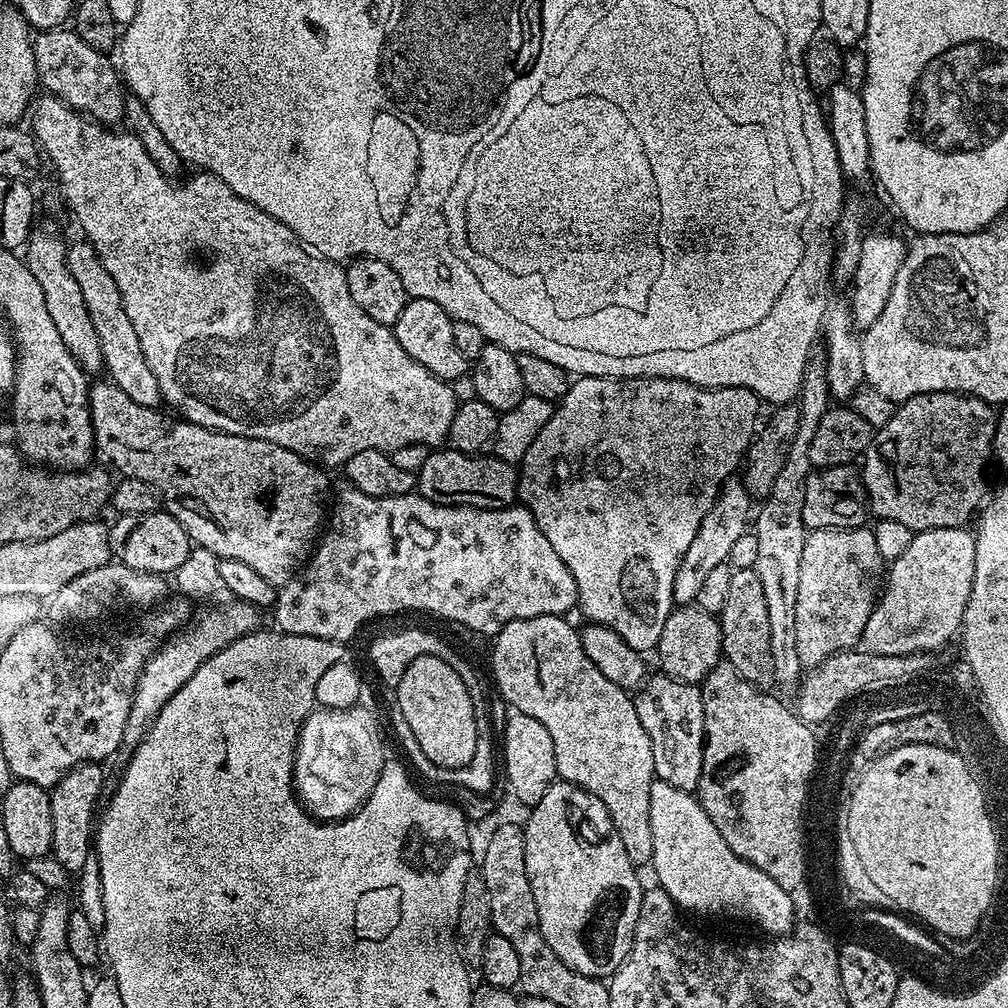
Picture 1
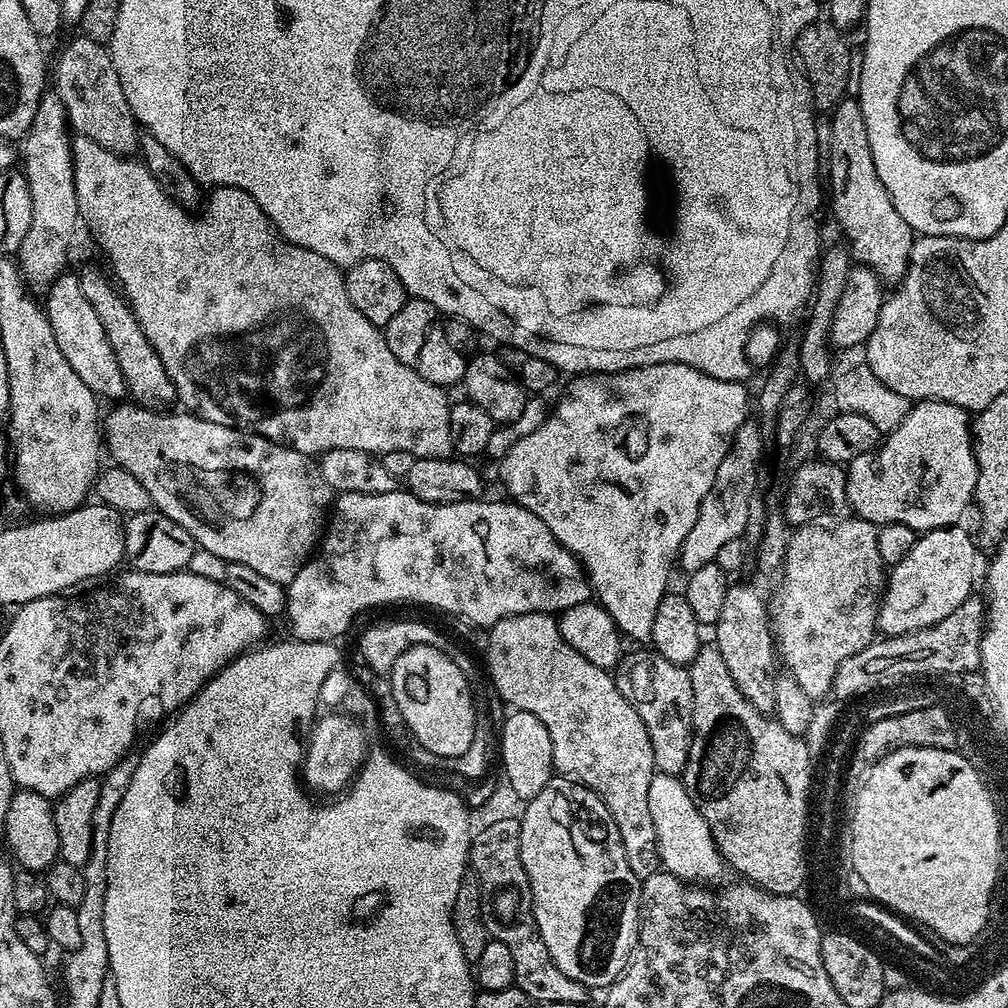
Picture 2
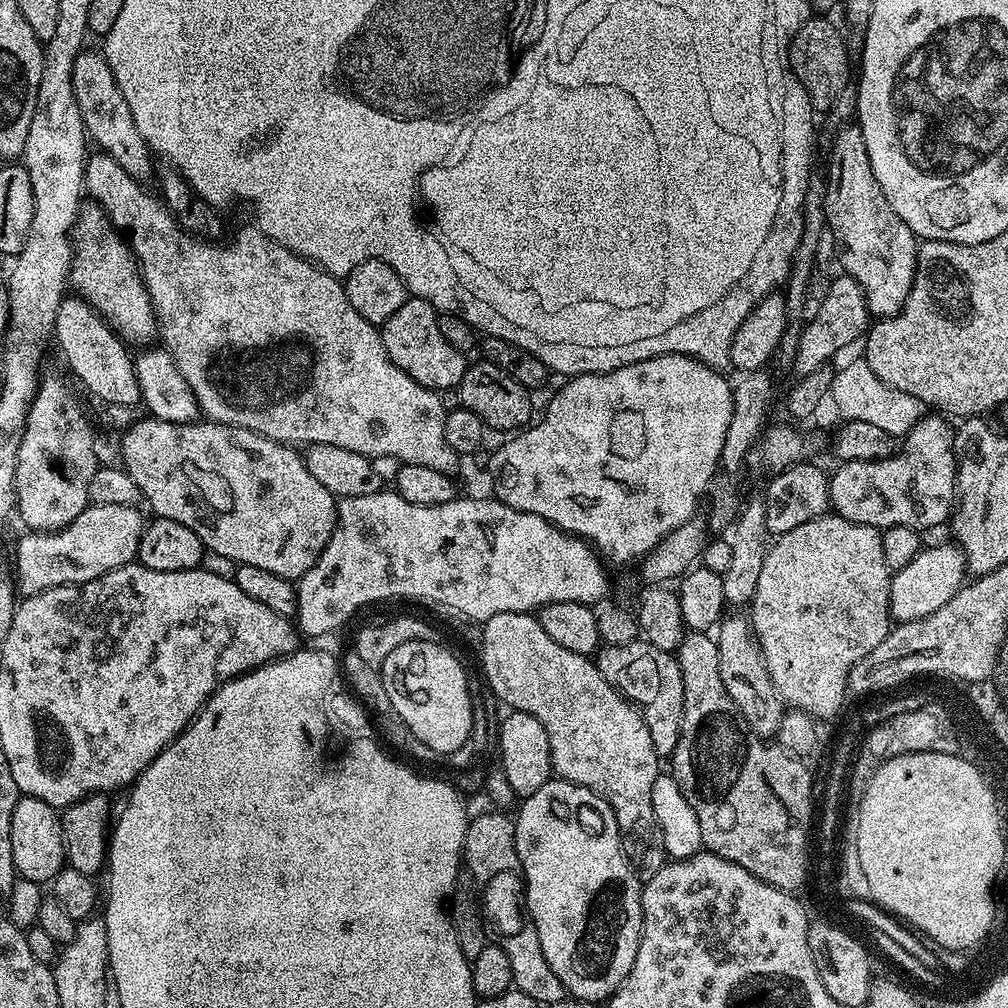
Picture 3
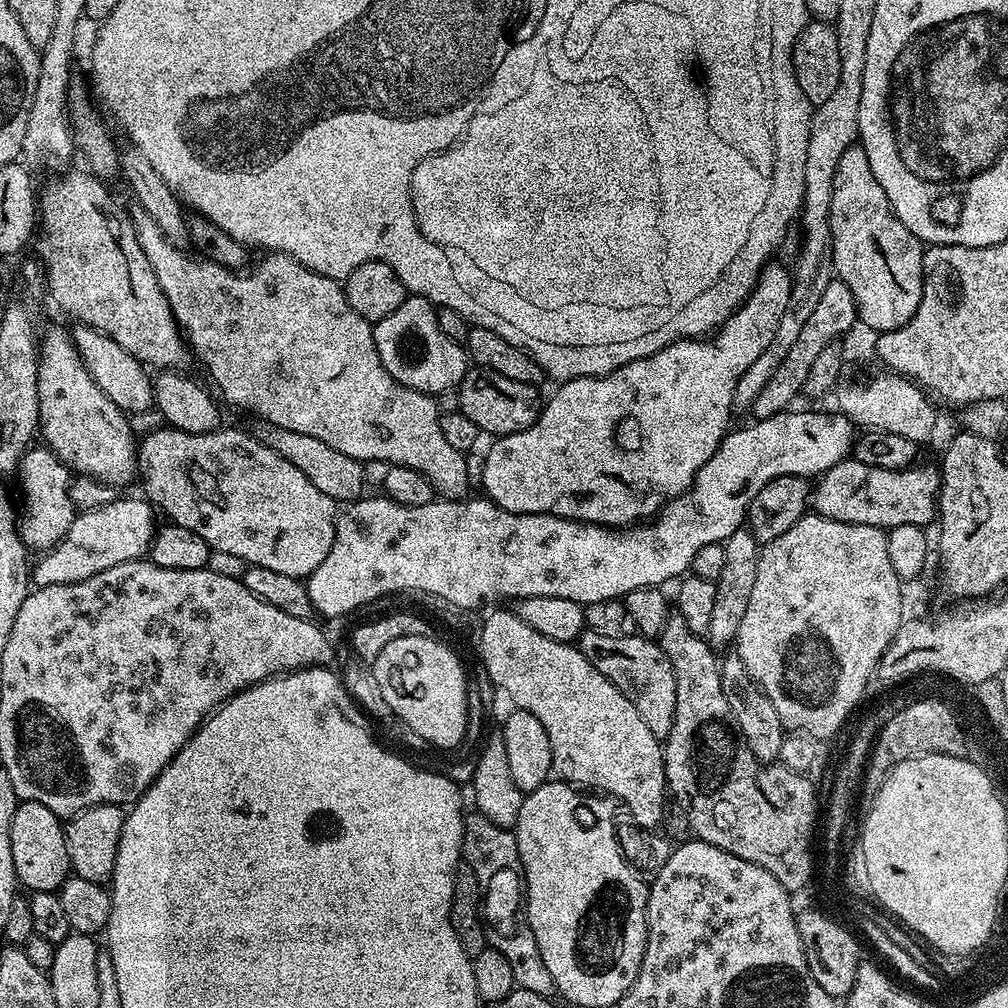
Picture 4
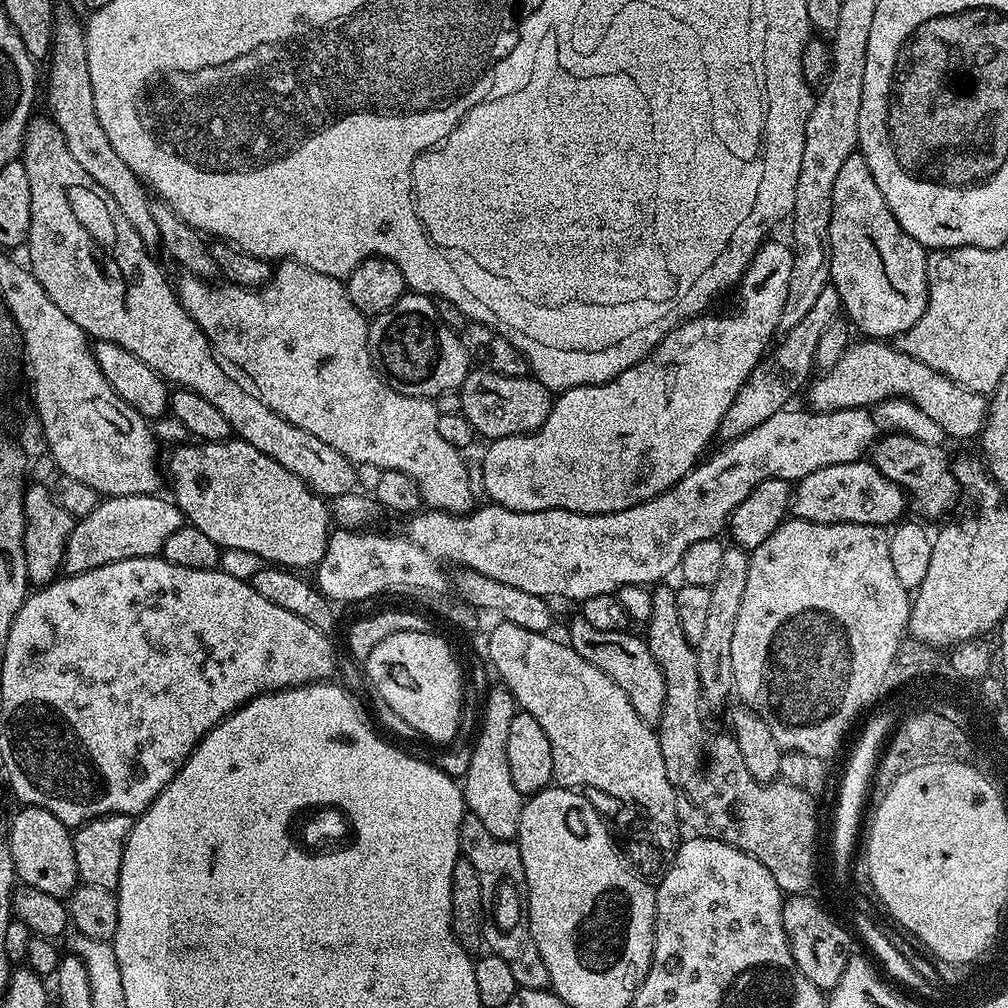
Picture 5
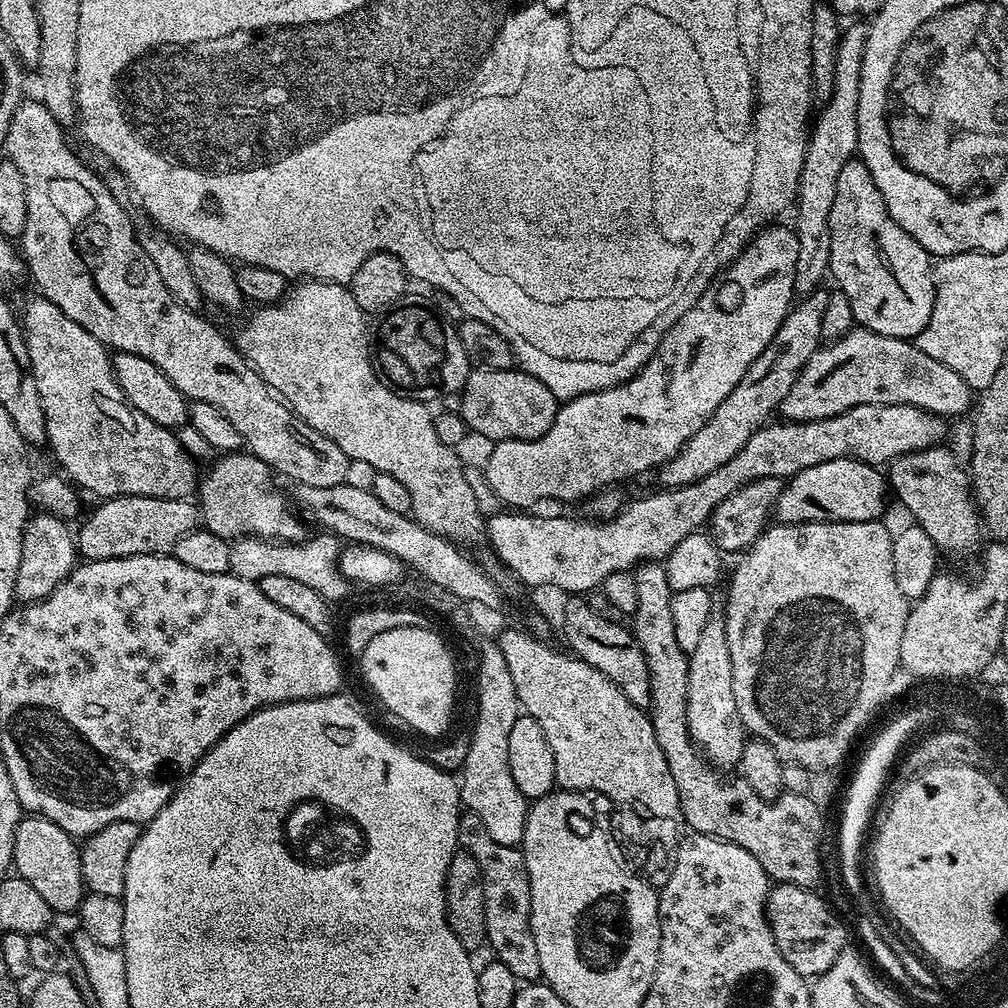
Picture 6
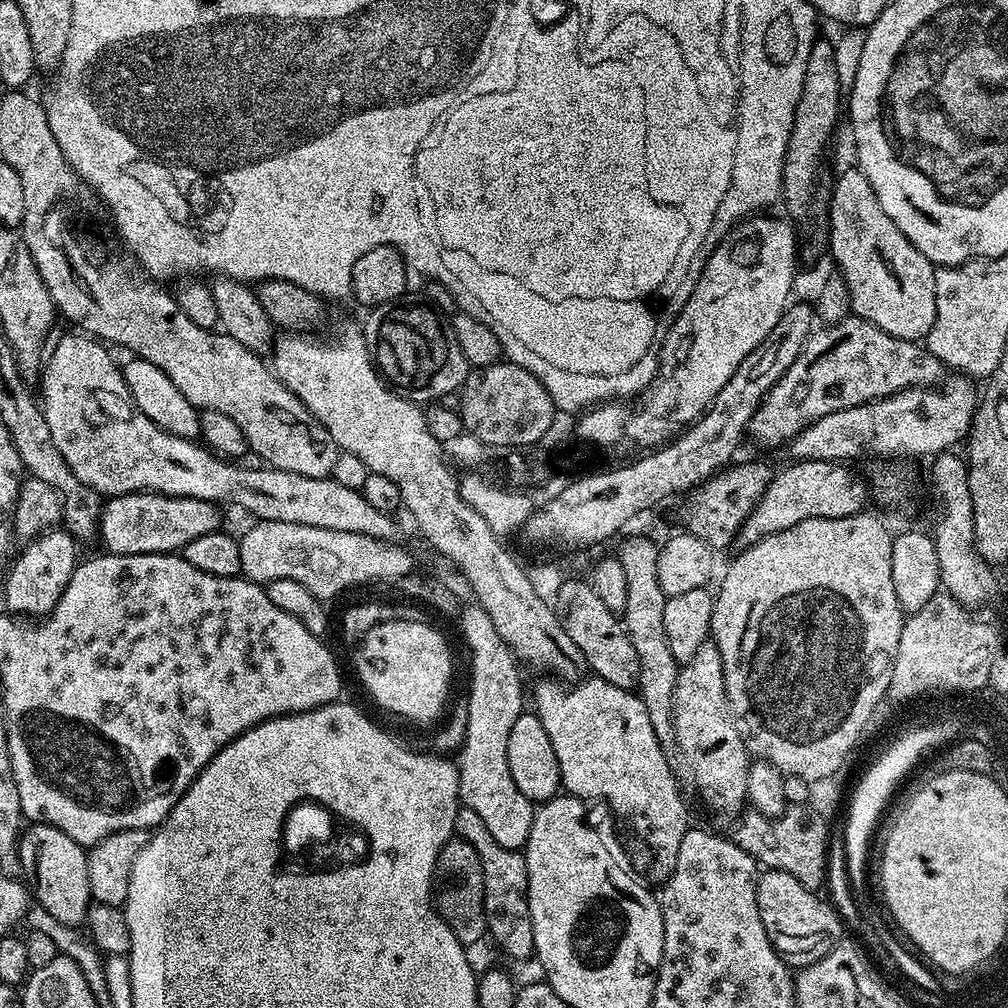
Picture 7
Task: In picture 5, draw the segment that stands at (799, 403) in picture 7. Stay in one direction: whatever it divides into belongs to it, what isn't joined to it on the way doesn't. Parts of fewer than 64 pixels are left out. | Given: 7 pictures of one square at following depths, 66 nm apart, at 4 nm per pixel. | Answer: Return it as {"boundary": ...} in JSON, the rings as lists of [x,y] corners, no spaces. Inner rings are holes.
{"boundary":[[[864,338],[861,341],[861,344],[856,342],[849,346],[842,354],[842,358],[838,358],[838,362],[834,362],[832,368],[823,369],[819,373],[820,377],[817,375],[807,385],[806,393],[808,392],[808,400],[812,403],[809,405],[815,411],[833,412],[839,408],[868,408],[869,406],[879,406],[892,397],[900,397],[916,404],[952,440],[953,438],[968,440],[971,436],[973,439],[979,437],[980,433],[984,431],[984,423],[988,417],[988,405],[990,403],[989,397],[985,393],[970,390],[966,386],[954,382],[949,376],[938,370],[930,370],[930,366],[926,366],[926,362],[918,362],[918,358],[910,358],[910,354],[906,354],[900,348],[885,342],[883,339]]]}

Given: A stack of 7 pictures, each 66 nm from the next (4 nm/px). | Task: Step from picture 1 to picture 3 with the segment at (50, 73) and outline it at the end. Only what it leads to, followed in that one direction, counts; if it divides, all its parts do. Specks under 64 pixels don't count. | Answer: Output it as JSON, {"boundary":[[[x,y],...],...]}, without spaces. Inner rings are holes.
{"boundary":[[[85,50],[80,52],[74,62],[72,85],[74,86],[74,98],[78,102],[78,110],[82,114],[84,130],[90,137],[91,143],[93,140],[100,147],[97,149],[103,155],[114,158],[114,162],[118,162],[118,166],[122,166],[122,170],[126,170],[126,174],[130,174],[130,178],[141,182],[151,181],[154,176],[154,163],[152,164],[154,153],[142,138],[142,134],[138,134],[138,125],[134,123],[134,114],[130,114],[130,106],[126,106],[126,98],[122,98],[122,90],[118,90],[118,84],[110,70],[108,59],[99,51]]]}

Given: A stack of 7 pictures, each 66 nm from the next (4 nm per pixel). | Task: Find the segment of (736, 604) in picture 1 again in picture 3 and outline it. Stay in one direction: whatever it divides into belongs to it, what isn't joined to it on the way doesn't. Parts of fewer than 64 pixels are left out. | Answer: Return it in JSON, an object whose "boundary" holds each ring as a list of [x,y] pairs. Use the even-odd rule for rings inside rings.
{"boundary":[[[745,615],[729,616],[720,622],[716,630],[716,645],[719,648],[718,668],[722,684],[735,708],[746,718],[752,732],[760,739],[773,739],[786,711],[783,700],[777,694],[766,670],[765,660],[761,656],[760,647],[757,646],[749,619]]]}

